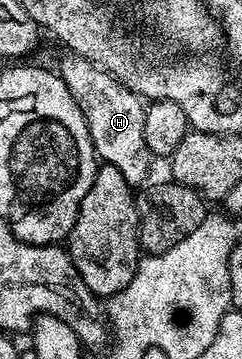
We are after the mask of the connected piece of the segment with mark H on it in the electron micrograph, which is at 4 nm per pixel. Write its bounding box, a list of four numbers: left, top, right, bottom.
[58,54,154,185]

